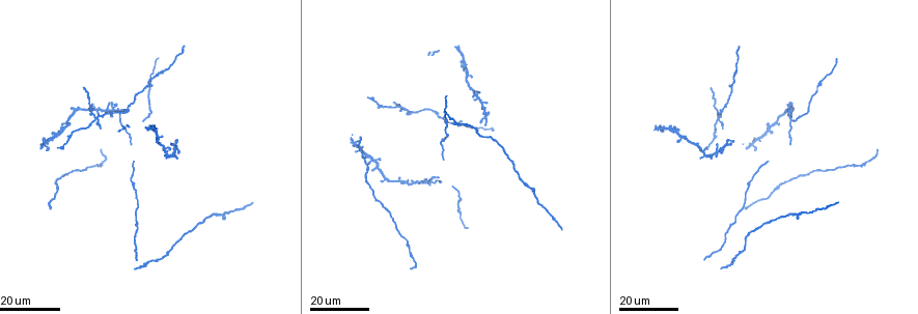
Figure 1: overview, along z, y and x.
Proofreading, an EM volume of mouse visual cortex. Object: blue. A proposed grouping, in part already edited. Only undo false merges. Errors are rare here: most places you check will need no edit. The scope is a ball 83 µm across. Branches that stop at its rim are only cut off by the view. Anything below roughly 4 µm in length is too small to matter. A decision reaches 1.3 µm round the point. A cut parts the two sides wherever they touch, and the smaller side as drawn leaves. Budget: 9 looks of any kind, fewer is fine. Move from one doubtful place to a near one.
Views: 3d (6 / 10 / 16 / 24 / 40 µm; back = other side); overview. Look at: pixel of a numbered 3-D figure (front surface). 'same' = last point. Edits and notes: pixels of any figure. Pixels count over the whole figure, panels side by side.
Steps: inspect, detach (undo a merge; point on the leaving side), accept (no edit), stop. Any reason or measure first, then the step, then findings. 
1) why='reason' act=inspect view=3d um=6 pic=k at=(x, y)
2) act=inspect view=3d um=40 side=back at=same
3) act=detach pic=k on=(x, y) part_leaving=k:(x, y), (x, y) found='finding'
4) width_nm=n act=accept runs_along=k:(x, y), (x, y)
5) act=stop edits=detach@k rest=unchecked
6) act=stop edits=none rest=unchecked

why='four or more arms meet' act=inspect view=3d um=16 pic=1 at=(790, 109)

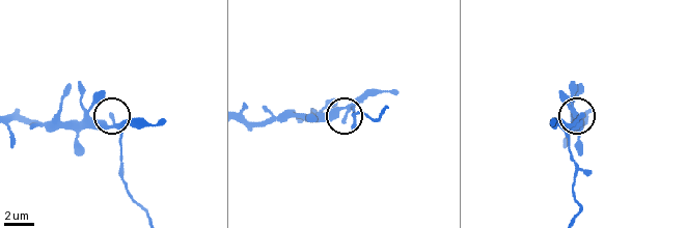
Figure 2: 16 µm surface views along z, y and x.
why='zoom in' act=inspect view=3d um=10 pic=2 at=(567, 125)

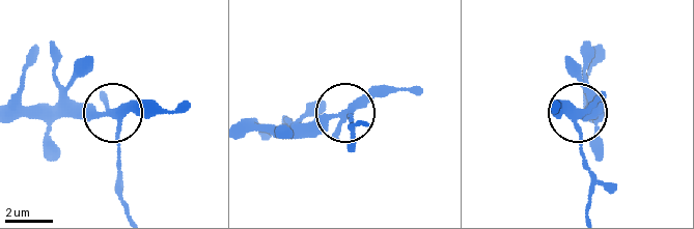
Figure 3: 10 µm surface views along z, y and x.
arms=4 act=accept found='one neuron here'

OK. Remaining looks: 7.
why='four or more arms meet' act=inspect view=3d um=24 pic=1 at=(408, 108)

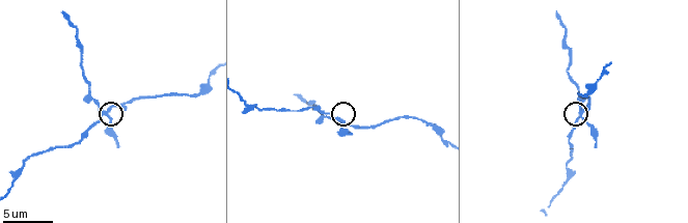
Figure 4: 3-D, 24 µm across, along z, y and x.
act=inspect view=3d um=10 pic=4 at=(582, 111)

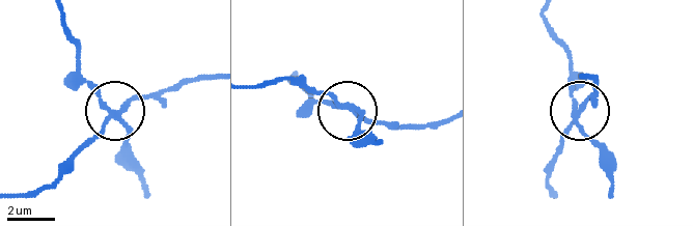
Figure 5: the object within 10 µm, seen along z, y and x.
width_nm=200 act=detach pic=5 on=(127, 140) part_leaving=5:(114, 113), (82, 74), (81, 50), (62, 15) found='a second neuron is stuck on'

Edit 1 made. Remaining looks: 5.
why='branch point' act=inspect view=3d um=10 pic=4 at=(569, 178)

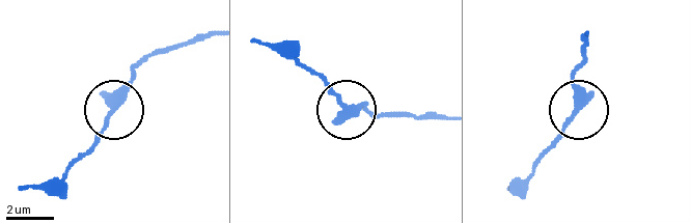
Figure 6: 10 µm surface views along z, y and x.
why='other side' act=inspect view=3d um=10 side=back pic=6 at=(578, 109)

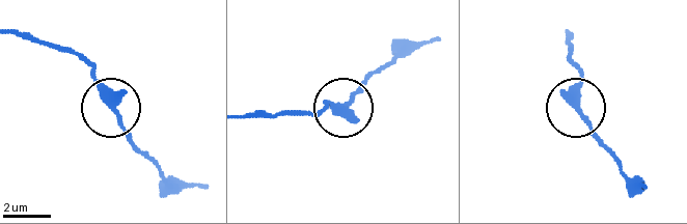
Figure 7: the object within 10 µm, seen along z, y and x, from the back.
width_nm=260 act=accept found='all the same neuron'

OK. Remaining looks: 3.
why='calibre changes' act=inspect view=3d um=24 pic=1 at=(463, 123)

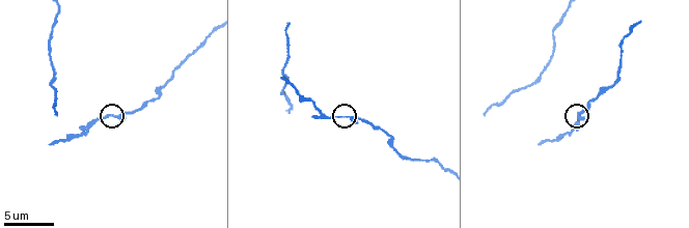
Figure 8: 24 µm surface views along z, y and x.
act=inspect view=3d um=6 pic=8 at=(114, 116)

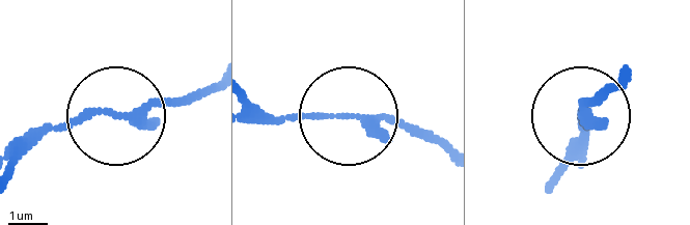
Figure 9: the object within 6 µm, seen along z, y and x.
arms=3 act=accept found='one neuron here'

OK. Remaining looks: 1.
act=stop edits=detach@5 rest=unchecked

